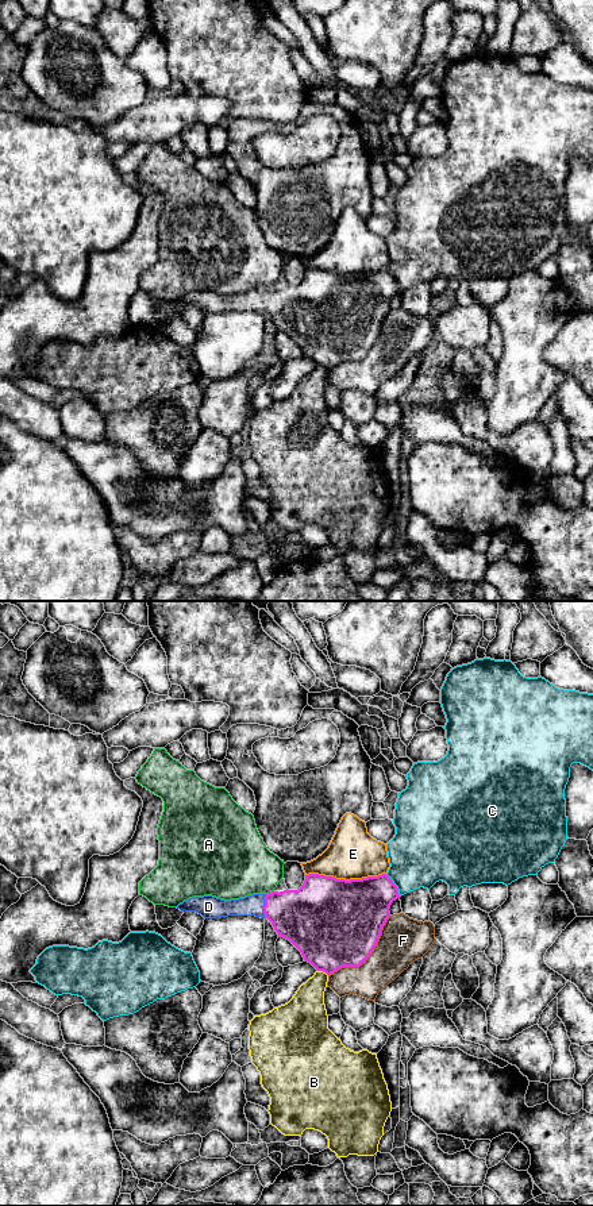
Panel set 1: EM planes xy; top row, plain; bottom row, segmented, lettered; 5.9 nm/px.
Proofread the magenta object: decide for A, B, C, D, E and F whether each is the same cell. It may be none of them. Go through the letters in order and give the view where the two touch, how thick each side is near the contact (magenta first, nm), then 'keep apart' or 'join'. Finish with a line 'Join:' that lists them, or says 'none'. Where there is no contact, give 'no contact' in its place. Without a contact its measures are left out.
A: xy | 320/380 nm | keep apart
B: xy | 440/220 nm | keep apart
C: xy | 360/380 nm | keep apart
D: xy | 340/130 nm | join
E: xy | 500/300 nm | keep apart
F: xy | 480/280 nm | keep apart
Join: D

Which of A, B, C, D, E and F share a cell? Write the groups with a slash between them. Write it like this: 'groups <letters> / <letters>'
groups A / B / C / D / E / F

